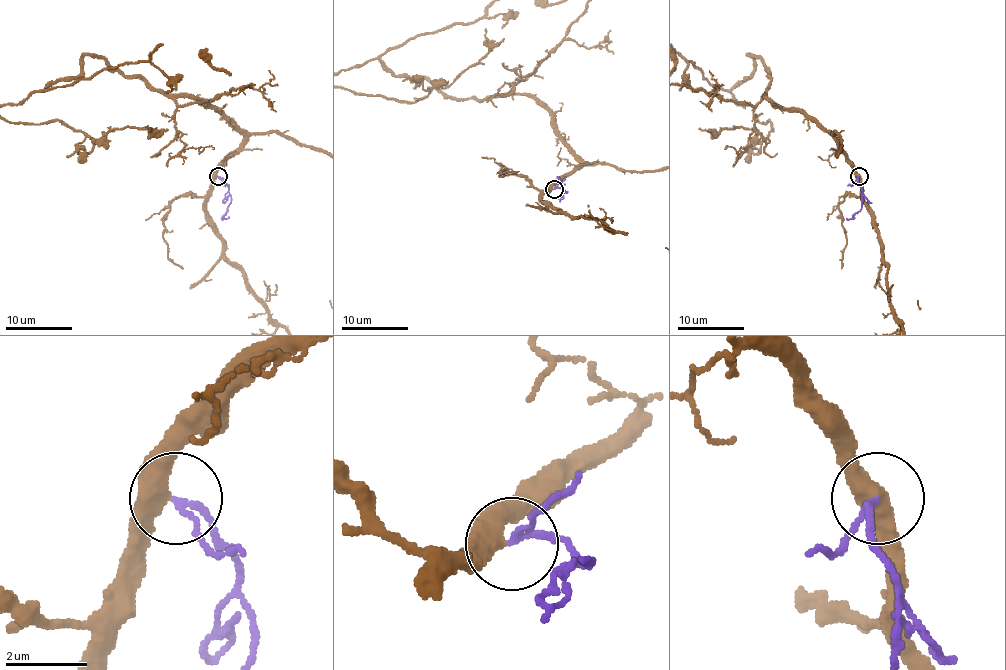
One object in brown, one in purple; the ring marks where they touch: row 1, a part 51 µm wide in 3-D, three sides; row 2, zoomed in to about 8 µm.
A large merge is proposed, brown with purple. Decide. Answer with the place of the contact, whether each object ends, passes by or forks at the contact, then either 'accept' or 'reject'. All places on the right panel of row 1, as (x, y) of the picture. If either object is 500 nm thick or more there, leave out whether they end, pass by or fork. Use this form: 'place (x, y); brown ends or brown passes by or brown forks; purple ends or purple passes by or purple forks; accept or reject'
place (859, 176); brown passes by; purple passes by; accept

